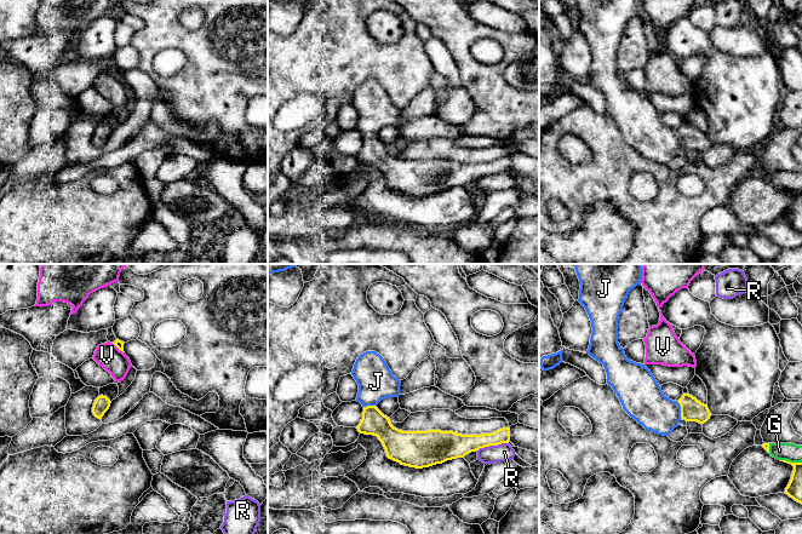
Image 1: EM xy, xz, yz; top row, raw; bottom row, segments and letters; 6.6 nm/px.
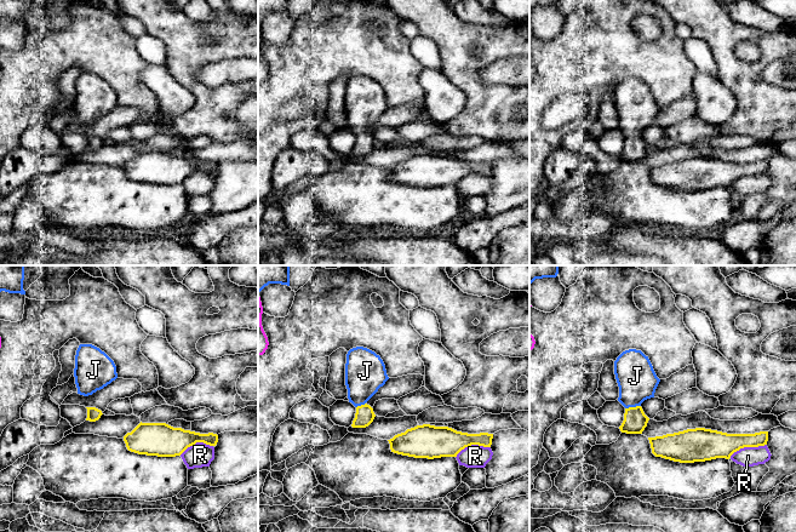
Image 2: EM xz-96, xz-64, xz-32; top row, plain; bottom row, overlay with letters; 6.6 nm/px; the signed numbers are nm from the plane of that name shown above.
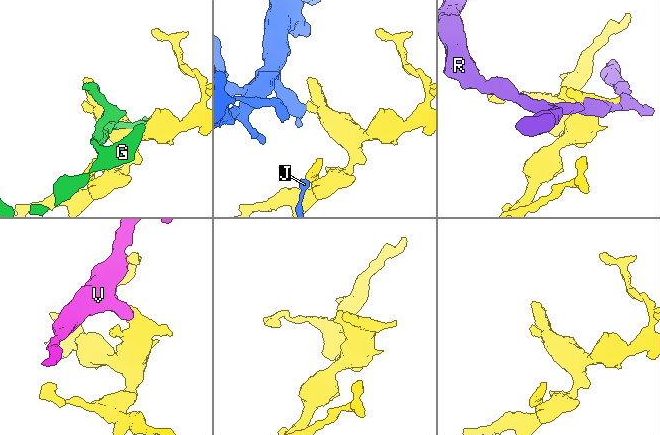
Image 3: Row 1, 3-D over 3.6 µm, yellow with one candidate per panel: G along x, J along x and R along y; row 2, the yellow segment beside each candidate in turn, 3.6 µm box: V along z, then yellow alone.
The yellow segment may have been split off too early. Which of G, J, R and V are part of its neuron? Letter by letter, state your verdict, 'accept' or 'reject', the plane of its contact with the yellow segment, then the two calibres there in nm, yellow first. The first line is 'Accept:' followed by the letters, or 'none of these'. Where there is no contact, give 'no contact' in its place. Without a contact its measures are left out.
Accept: J
G: reject; contact in yz; calibres 110 and 120 nm
J: accept; contact in yz; calibres 150 and 260 nm
R: reject; contact in xz; calibres 170 and 120 nm
V: reject; contact in xy; calibres 60 and 170 nm

